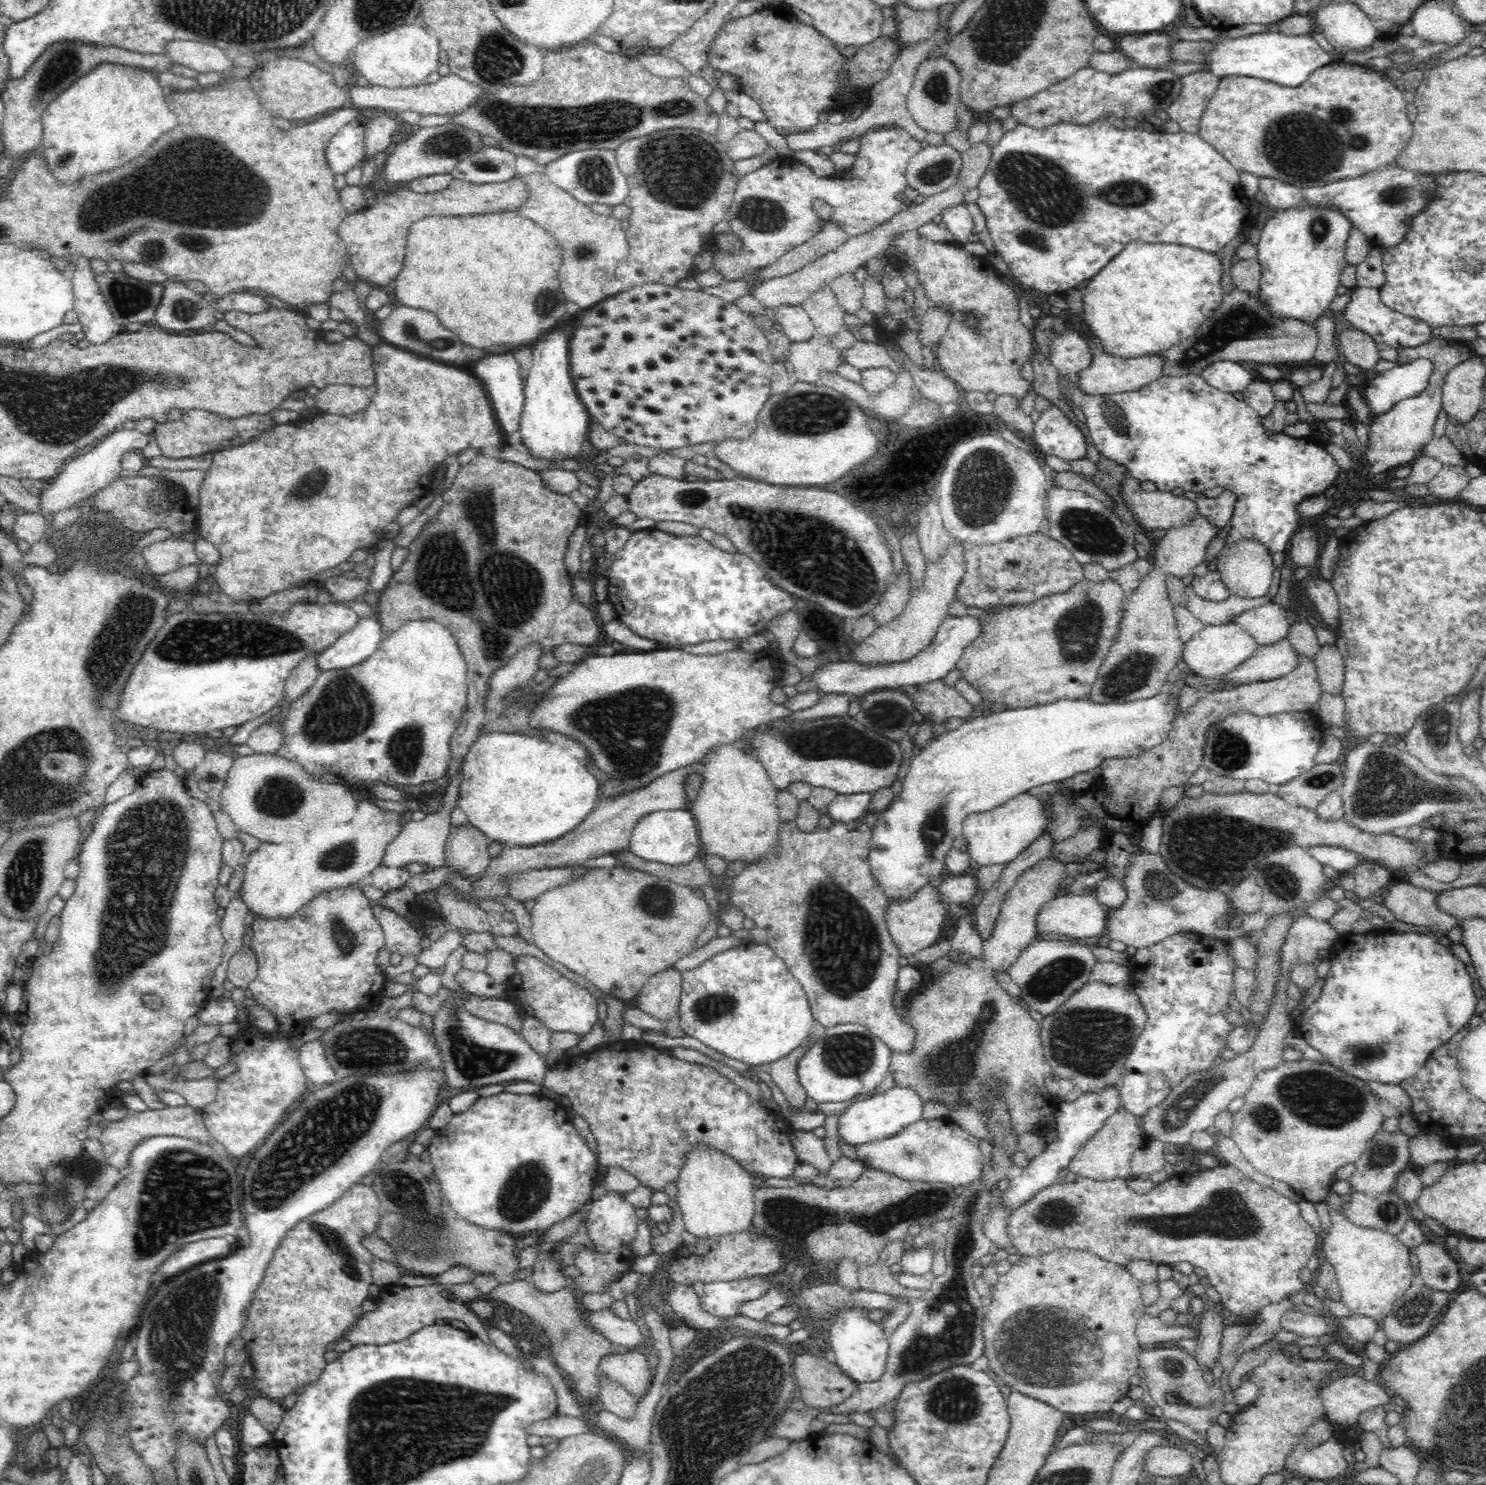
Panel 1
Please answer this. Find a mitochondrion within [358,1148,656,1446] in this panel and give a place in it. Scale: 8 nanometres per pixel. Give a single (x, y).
(416, 1245)

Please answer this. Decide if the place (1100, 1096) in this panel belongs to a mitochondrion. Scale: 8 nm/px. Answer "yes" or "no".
yes

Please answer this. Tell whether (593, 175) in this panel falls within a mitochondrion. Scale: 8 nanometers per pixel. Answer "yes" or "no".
yes

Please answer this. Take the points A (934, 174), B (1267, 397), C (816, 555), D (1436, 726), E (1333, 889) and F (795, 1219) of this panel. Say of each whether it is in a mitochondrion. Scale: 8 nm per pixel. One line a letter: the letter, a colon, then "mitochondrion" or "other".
A: mitochondrion
B: other
C: mitochondrion
D: mitochondrion
E: other
F: mitochondrion

